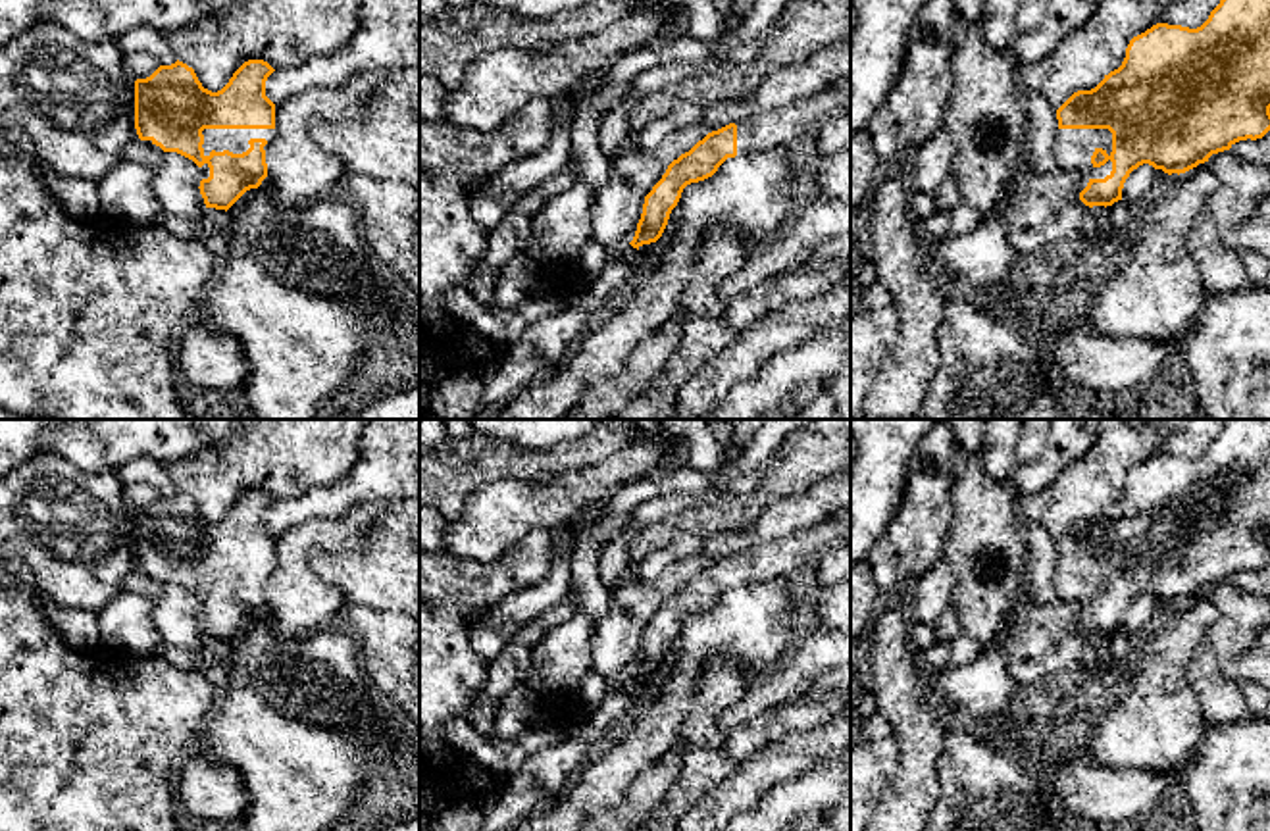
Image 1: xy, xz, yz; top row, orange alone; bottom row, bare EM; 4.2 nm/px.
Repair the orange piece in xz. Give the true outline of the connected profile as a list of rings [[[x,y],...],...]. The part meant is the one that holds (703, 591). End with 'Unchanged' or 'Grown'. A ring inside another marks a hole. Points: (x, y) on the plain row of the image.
[[[729,554],[718,562],[708,564],[689,583],[673,591],[662,610],[645,627],[643,644],[637,654],[633,679],[656,673],[677,637],[687,616],[712,608],[718,598],[737,587],[737,556]]]. Unchanged

